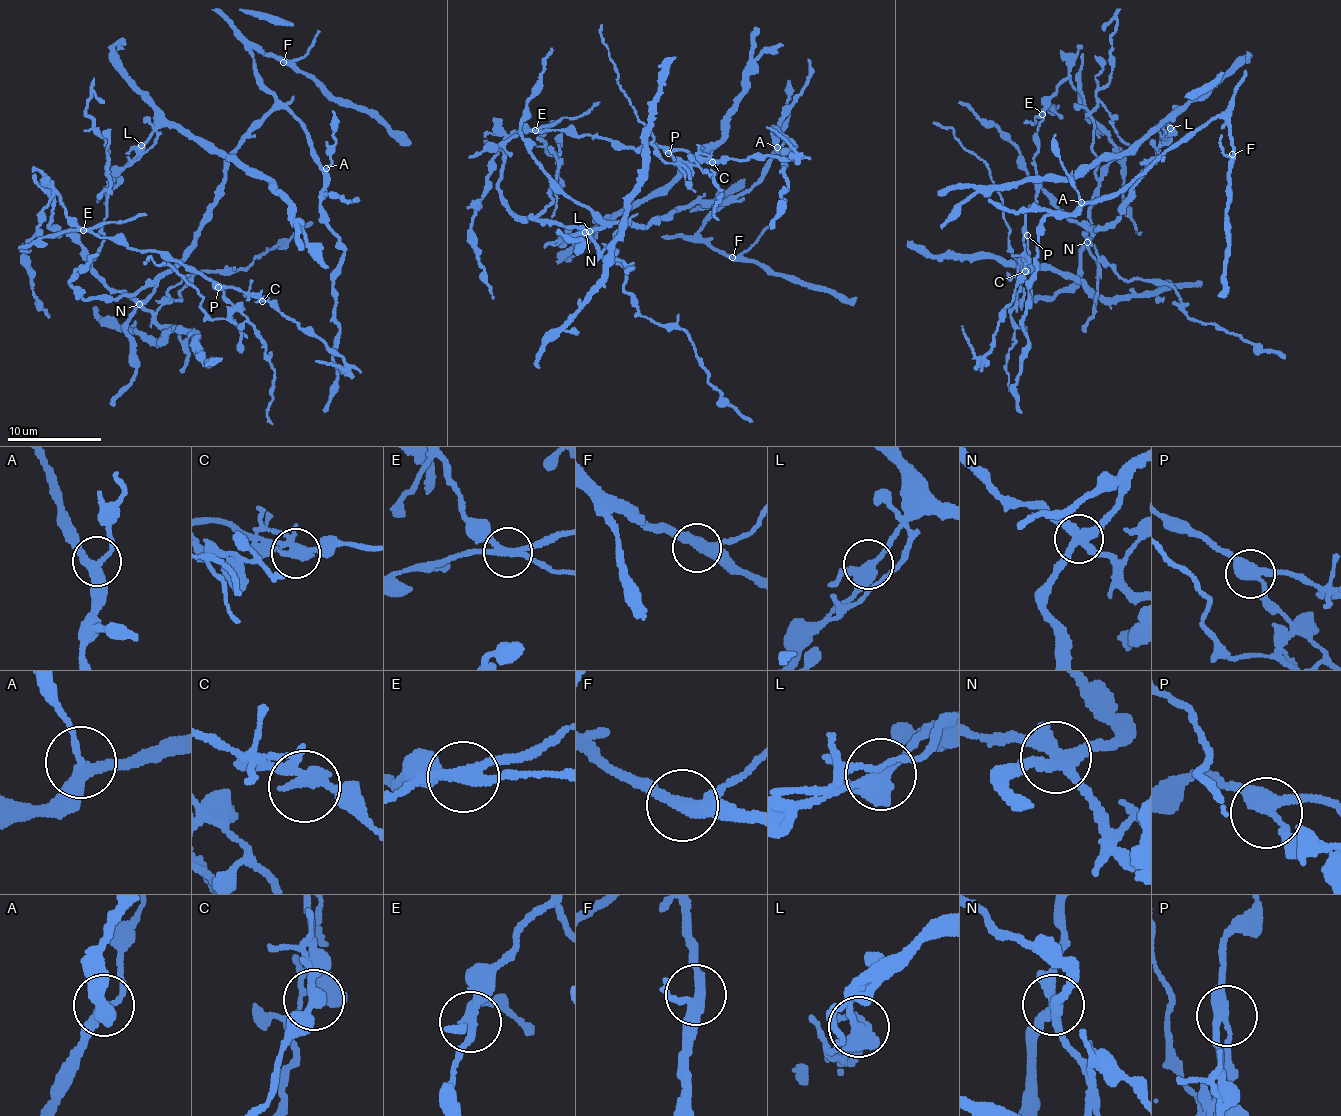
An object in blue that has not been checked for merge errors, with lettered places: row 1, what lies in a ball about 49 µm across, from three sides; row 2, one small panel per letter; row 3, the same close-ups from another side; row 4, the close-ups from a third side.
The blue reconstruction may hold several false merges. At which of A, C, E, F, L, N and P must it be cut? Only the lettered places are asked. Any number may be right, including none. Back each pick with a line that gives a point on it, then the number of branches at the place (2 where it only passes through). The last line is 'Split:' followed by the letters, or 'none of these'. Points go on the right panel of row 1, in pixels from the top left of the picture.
E: (1042, 114) | 4
N: (1087, 242) | 4
P: (1027, 235) | 3
Split: E, N, P

